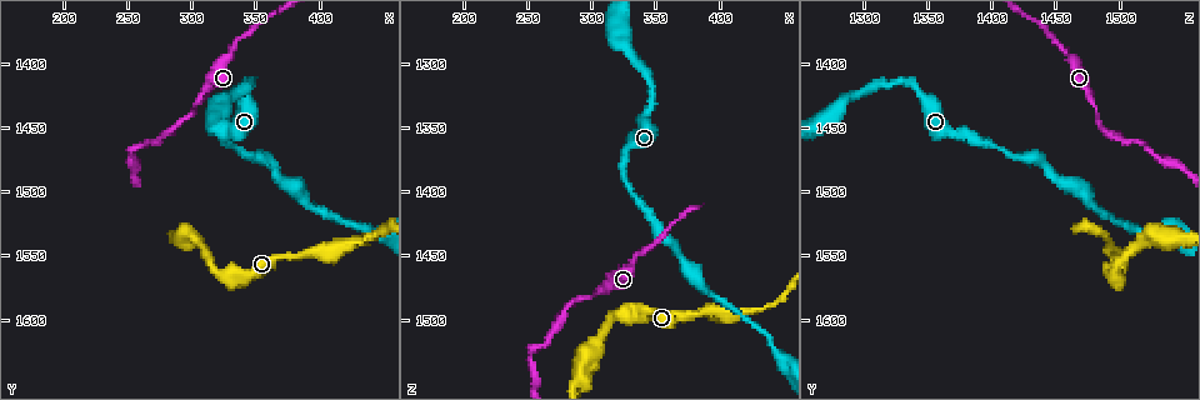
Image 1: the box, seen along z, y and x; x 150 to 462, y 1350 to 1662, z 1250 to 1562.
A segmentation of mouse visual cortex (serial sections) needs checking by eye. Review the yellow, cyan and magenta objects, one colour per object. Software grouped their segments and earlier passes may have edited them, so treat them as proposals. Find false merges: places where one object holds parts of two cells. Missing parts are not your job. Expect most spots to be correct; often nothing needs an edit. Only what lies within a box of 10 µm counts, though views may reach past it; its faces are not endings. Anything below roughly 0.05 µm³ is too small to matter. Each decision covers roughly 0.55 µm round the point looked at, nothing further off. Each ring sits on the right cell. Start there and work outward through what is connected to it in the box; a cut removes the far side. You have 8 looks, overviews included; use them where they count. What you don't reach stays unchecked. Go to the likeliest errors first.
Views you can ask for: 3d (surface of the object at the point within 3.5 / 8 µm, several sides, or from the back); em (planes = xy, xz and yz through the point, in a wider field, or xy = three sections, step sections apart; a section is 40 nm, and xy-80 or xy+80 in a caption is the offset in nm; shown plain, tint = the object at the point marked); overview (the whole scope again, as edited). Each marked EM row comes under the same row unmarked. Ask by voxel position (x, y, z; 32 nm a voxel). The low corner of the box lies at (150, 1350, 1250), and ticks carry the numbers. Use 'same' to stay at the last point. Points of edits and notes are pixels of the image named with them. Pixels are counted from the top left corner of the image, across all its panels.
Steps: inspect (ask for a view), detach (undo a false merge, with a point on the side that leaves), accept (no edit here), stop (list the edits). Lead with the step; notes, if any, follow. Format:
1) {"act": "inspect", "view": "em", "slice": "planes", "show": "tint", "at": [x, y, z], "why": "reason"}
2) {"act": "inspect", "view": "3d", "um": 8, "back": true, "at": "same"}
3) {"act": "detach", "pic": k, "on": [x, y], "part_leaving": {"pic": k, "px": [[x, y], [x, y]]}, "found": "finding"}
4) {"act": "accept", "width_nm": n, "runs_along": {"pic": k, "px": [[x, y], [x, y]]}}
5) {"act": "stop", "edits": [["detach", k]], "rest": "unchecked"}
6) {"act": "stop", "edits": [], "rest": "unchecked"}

{"act": "inspect", "view": "3d", "um": 3.5, "at": [418, 1542, 1496], "why": "thick turns thin"}

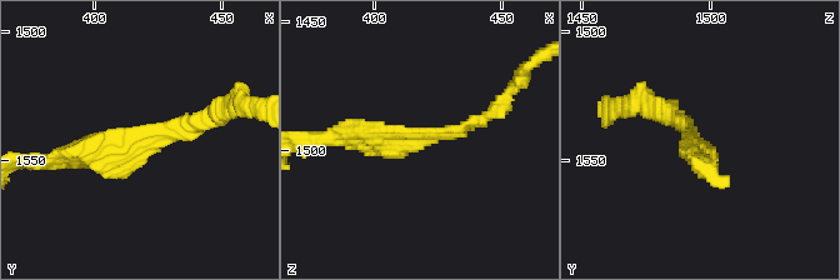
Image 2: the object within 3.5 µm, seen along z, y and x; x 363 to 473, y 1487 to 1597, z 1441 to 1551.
{"act": "inspect", "view": "em", "slice": "xy", "step": 2, "show": "tint", "at": [419, 1543, 1495], "arm_widths_nm": [150, 250], "why": "shape alone is not enough"}

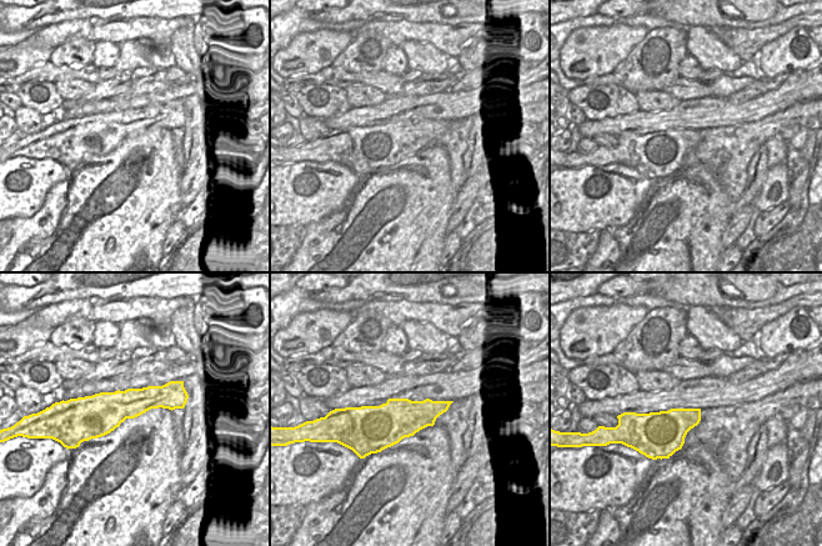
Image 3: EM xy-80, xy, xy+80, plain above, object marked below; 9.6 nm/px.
{"act": "accept", "runs_along": {"pic": 3, "px": [[181, 397], [76, 409]]}, "found": "all the same cell"}

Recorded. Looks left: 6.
{"act": "inspect", "view": "3d", "um": 3.5, "at": [254, 1474, 1530], "why": "sharp bend"}

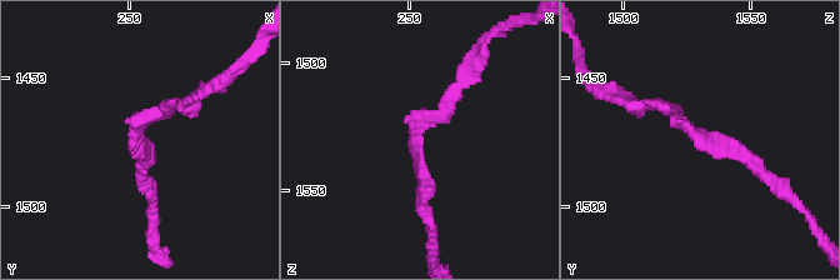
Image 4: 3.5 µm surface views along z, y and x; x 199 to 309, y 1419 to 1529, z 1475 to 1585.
{"act": "inspect", "view": "em", "slice": "planes", "show": "tint", "at": [251, 1474, 1530], "arm_widths_nm": [200, 200]}

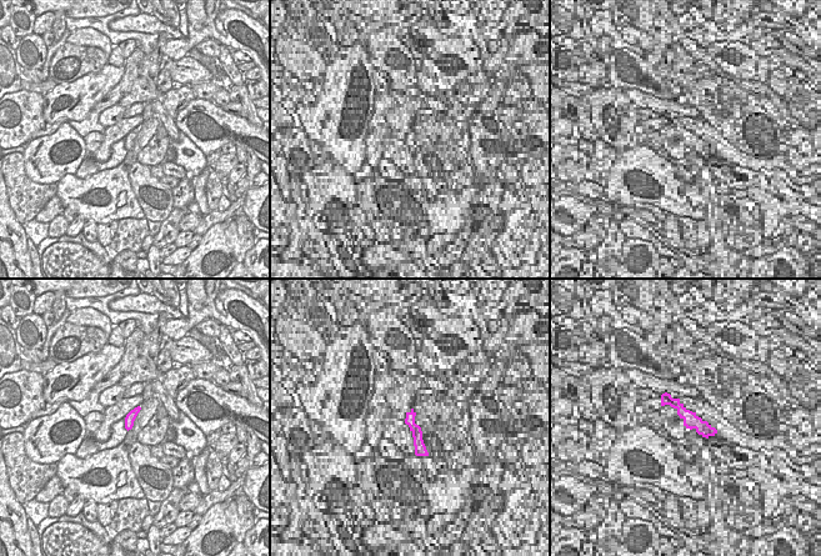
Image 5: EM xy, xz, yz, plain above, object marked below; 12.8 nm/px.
{"act": "inspect", "view": "em", "slice": "xy", "step": 3, "show": "tint", "at": "same", "why": "another direction"}

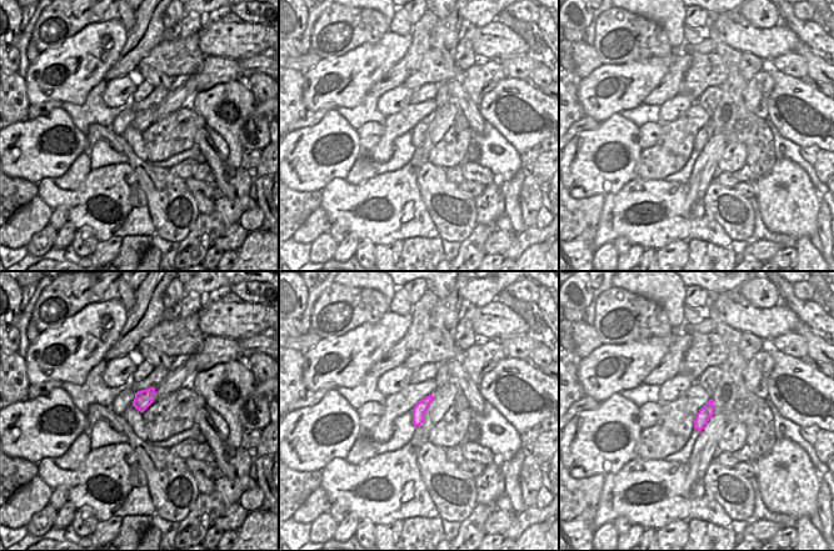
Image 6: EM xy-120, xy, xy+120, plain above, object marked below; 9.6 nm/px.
{"act": "accept", "found": "continuous, no second cell"}

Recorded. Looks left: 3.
{"act": "inspect", "view": "3d", "um": 3.5, "at": [340, 1418, 1342], "why": "sudden change in width"}

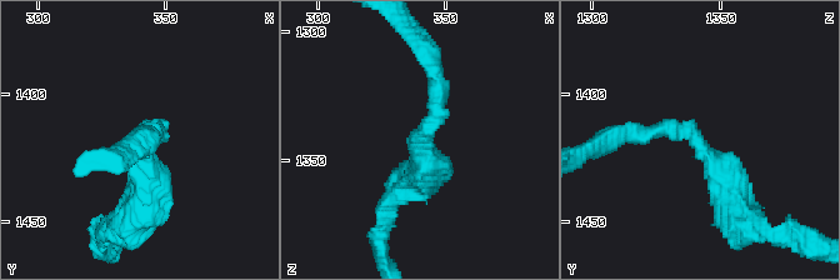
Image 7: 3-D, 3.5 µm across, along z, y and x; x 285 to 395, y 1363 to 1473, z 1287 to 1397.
{"act": "inspect", "view": "em", "slice": "xy", "step": 1, "show": "tint", "at": [341, 1416, 1340], "arm_widths_nm": [200, 450]}

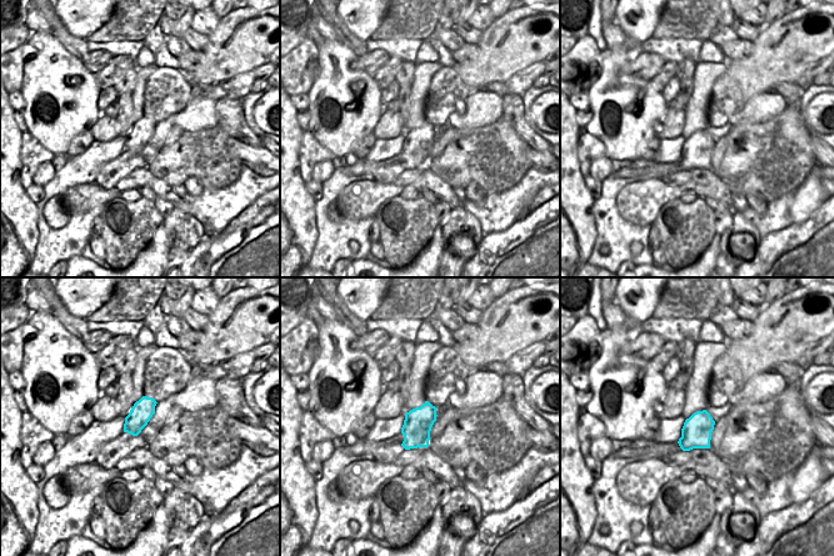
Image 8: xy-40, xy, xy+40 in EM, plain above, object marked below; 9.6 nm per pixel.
{"act": "accept", "runs_along": {"pic": 7, "px": [[734, 209], [686, 129], [619, 136]]}, "found": "continuous, no second cell"}

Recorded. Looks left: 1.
{"act": "stop", "edits": [], "rest": "unchecked"}

